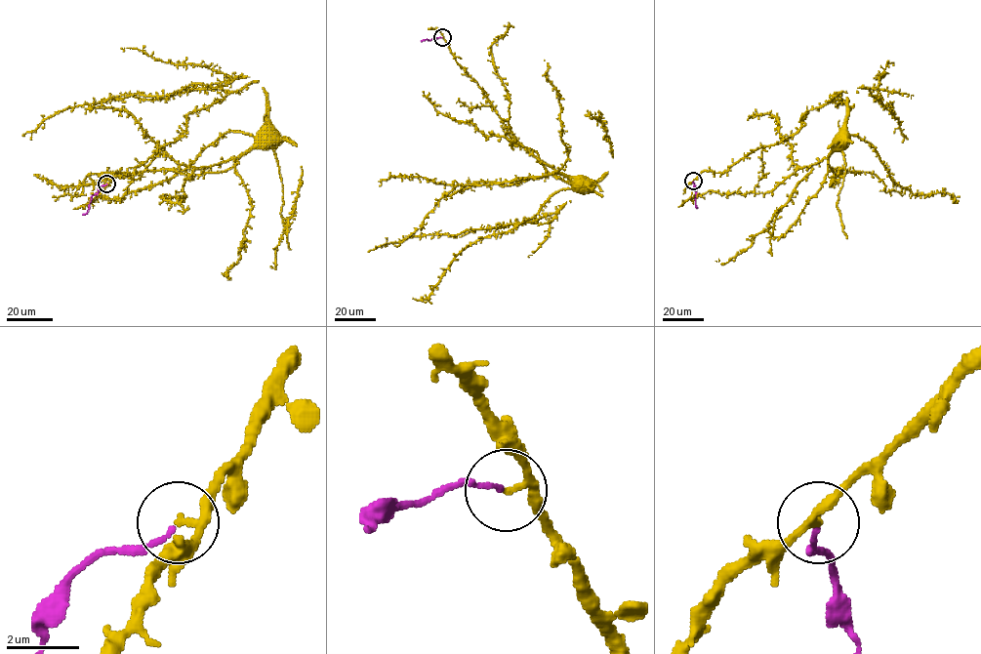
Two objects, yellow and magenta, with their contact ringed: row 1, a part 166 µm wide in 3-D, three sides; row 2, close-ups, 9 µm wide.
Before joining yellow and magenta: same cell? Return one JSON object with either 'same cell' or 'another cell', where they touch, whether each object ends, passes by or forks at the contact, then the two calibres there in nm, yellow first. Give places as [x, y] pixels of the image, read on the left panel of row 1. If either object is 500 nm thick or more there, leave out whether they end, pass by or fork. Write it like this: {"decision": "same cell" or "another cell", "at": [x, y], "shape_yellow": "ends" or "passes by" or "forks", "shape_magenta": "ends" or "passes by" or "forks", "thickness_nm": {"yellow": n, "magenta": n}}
{"decision": "another cell", "at": [106, 183], "shape_yellow": "passes by", "shape_magenta": "ends", "thickness_nm": {"yellow": 160, "magenta": 130}}

